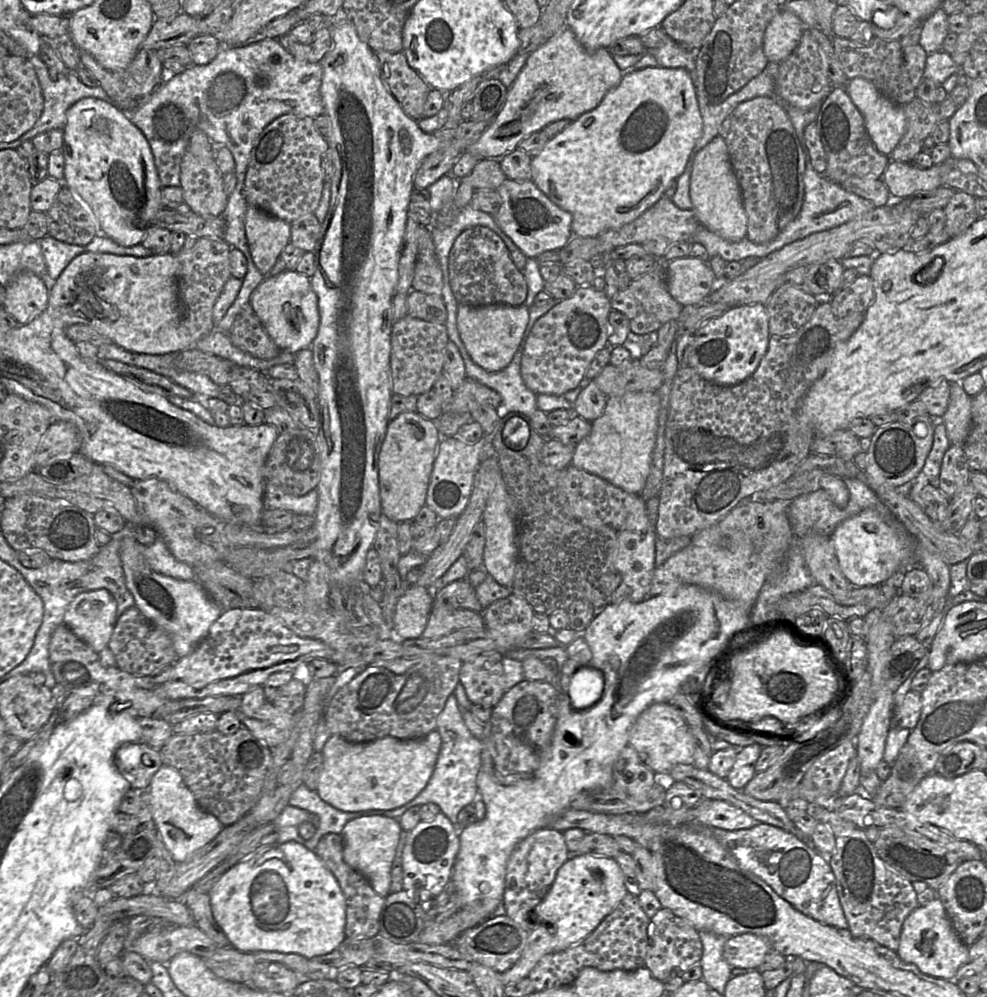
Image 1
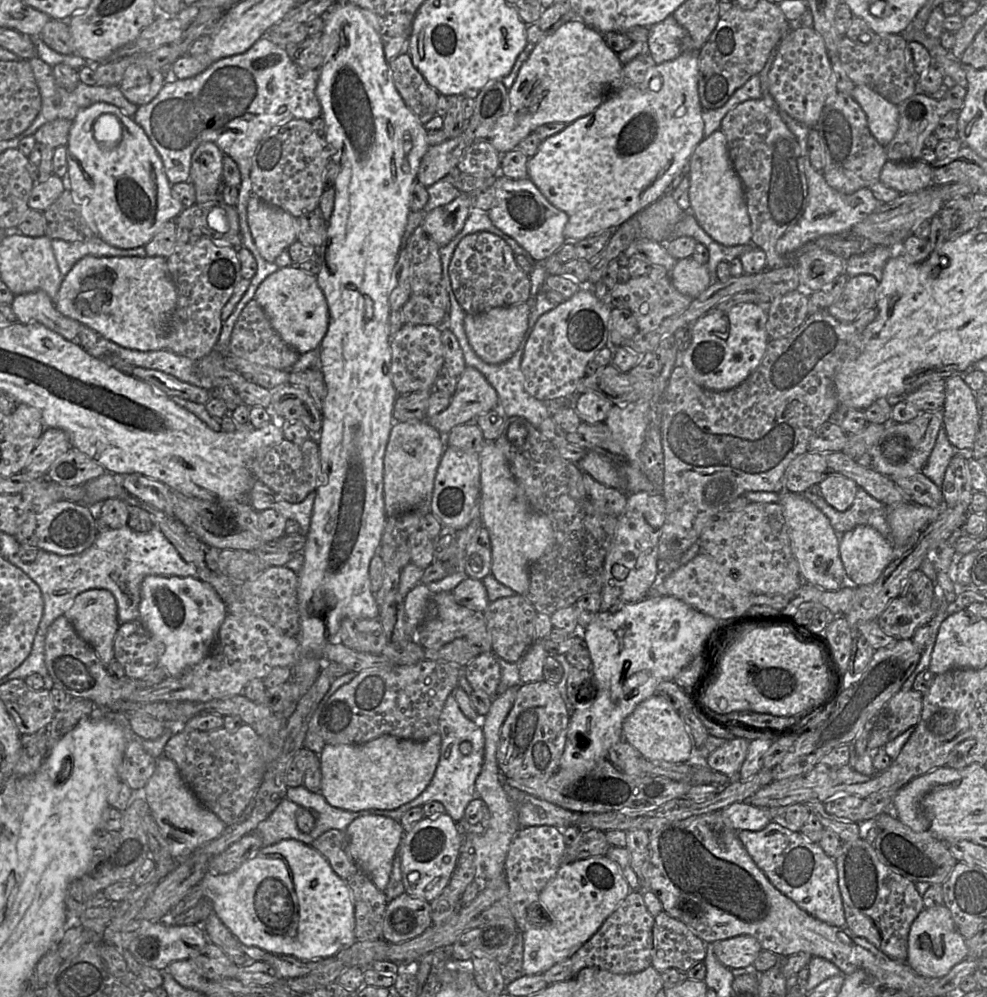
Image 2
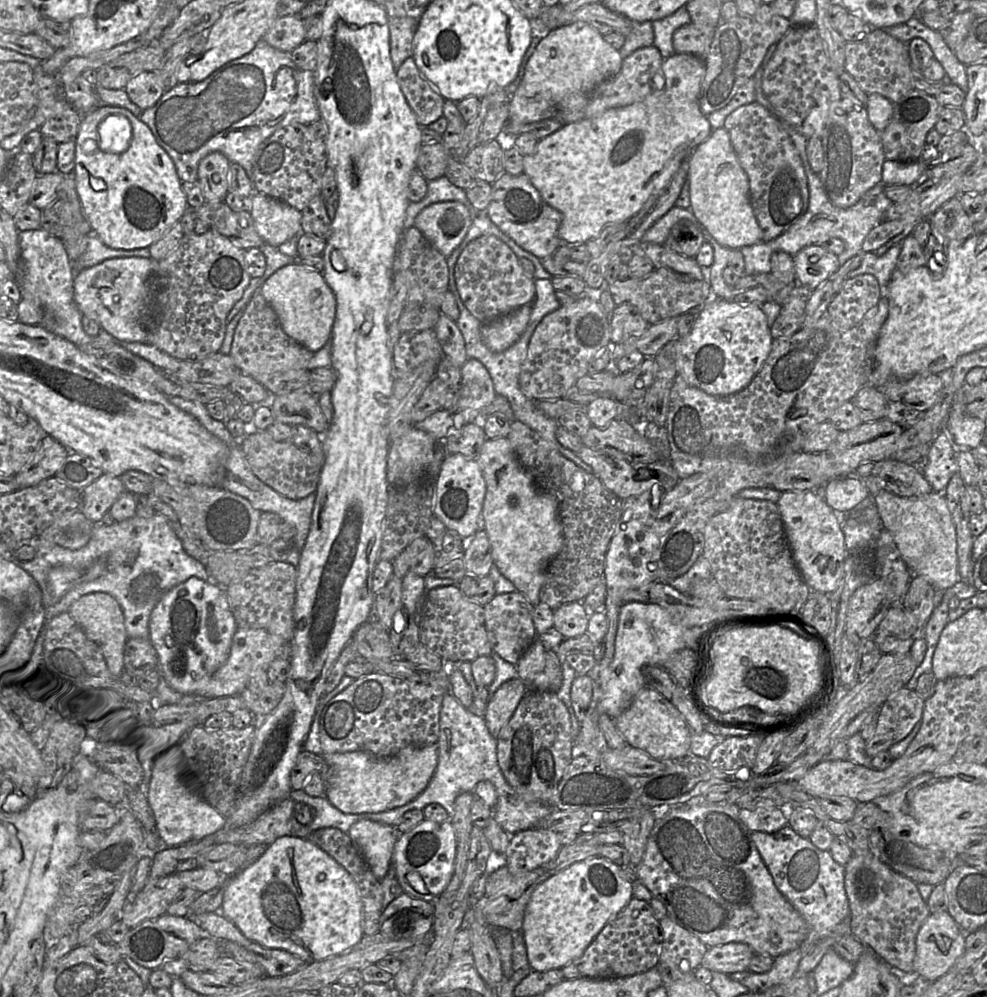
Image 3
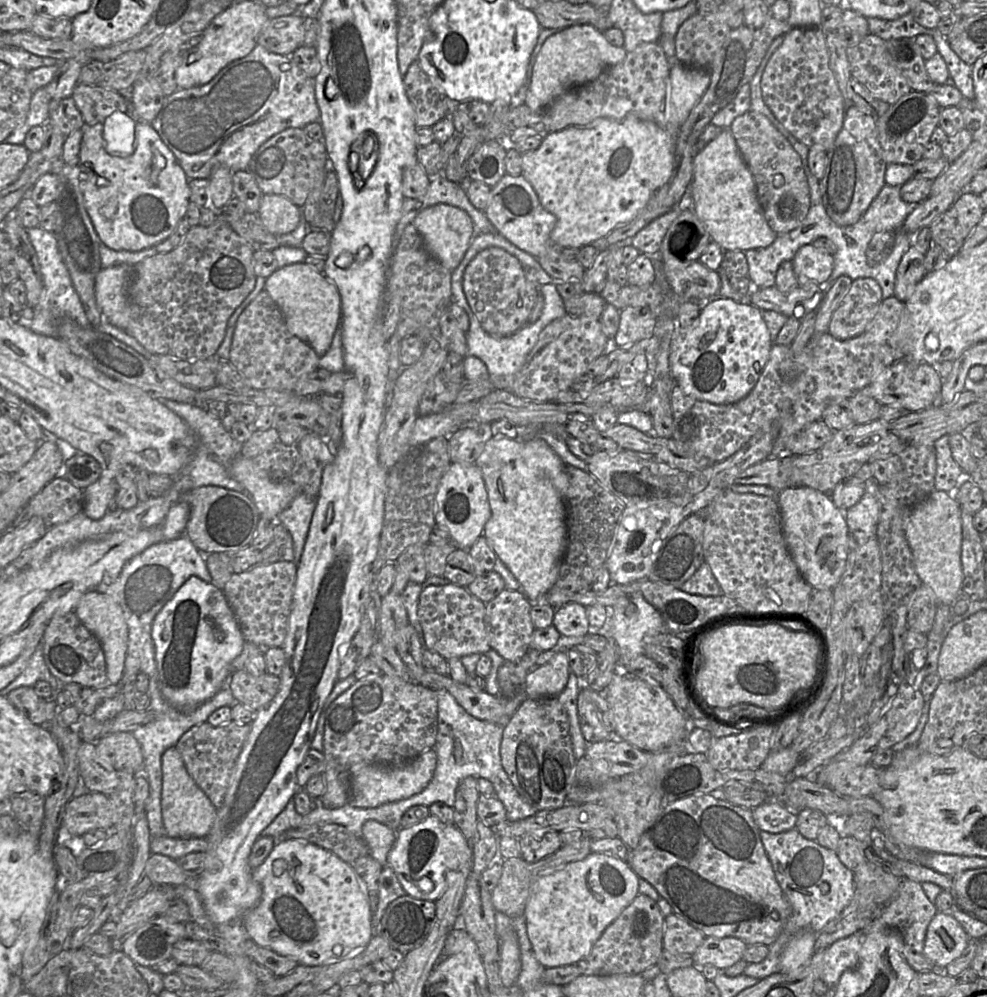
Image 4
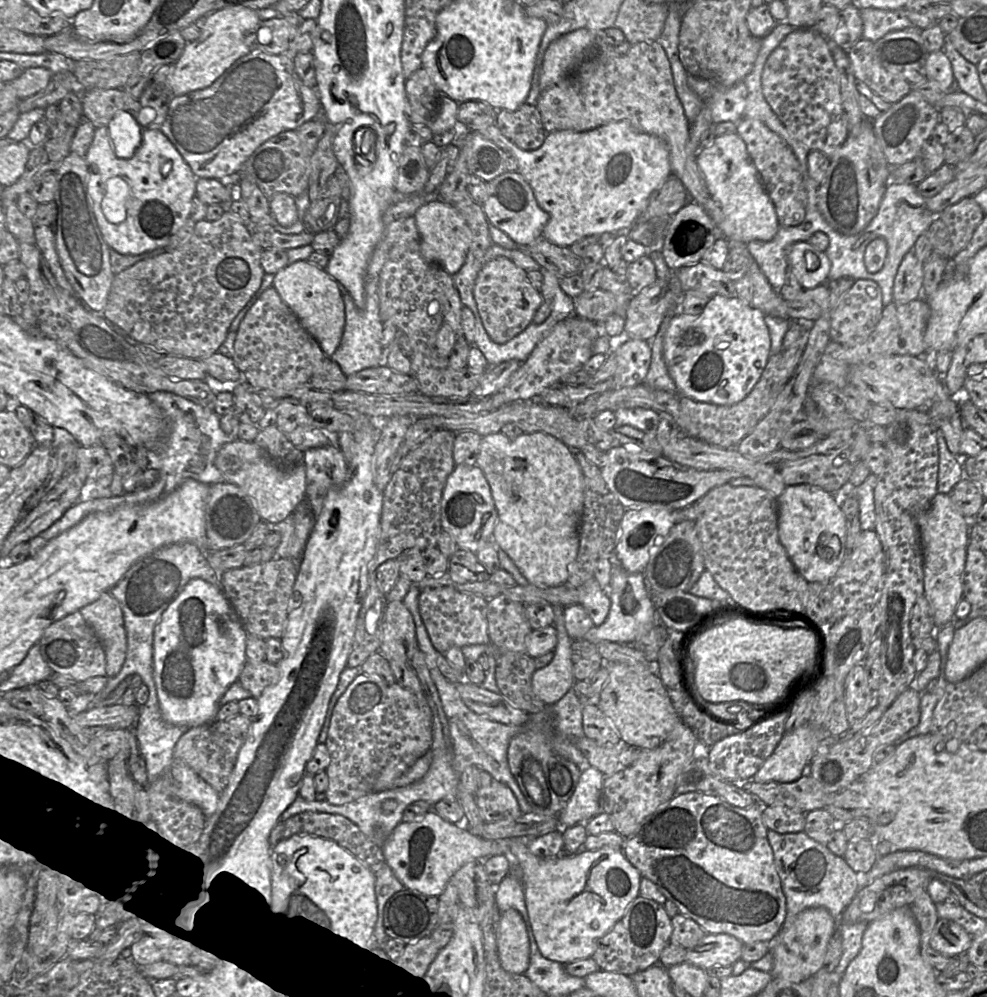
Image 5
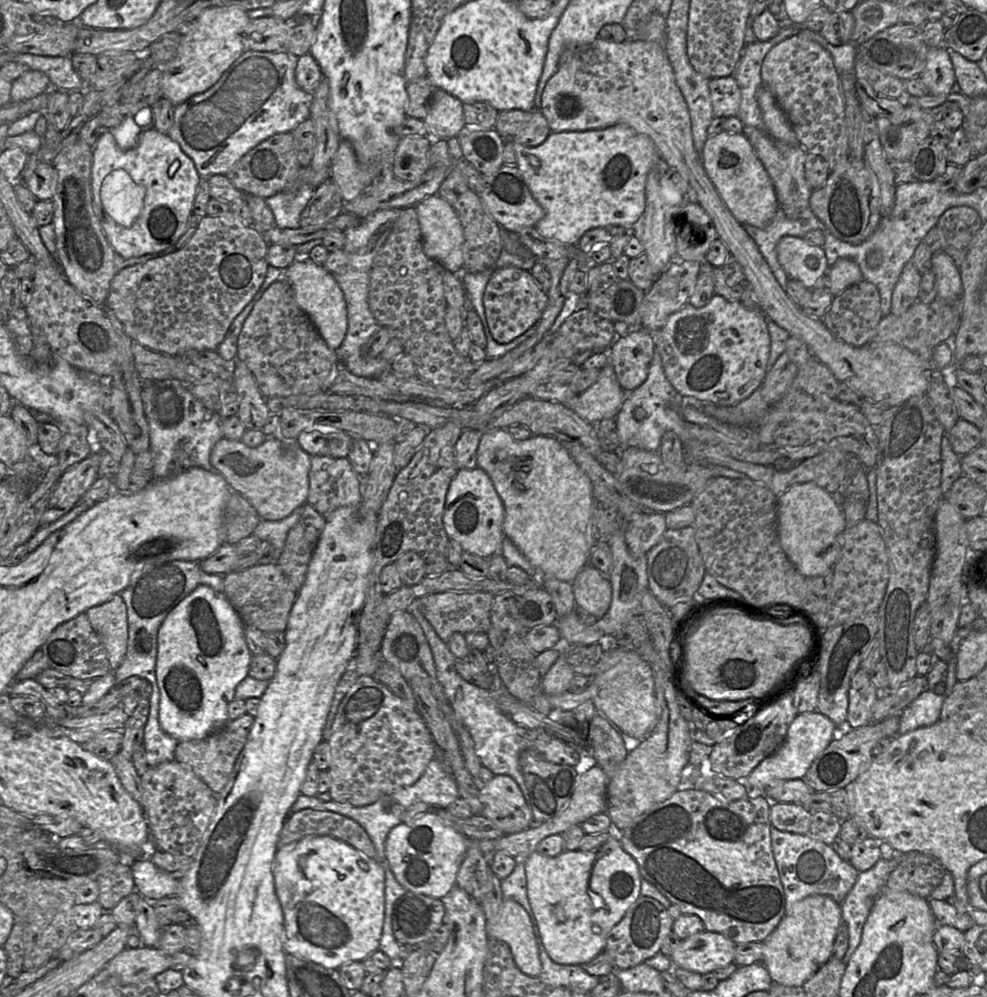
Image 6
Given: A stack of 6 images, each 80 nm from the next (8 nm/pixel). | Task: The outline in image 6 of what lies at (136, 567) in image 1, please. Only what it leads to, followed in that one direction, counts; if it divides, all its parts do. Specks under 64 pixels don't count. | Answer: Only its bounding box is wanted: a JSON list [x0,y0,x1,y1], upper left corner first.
[156,586,251,741]

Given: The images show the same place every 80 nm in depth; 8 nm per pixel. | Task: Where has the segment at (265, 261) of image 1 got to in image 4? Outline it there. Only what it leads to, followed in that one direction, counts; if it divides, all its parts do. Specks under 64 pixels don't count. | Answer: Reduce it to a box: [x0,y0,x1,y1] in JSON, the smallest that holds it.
[257,195,301,236]

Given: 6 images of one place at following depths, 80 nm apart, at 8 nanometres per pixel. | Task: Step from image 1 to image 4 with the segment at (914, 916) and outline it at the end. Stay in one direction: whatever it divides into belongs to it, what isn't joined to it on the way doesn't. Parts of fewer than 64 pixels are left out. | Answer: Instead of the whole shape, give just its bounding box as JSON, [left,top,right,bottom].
[924,912,970,970]

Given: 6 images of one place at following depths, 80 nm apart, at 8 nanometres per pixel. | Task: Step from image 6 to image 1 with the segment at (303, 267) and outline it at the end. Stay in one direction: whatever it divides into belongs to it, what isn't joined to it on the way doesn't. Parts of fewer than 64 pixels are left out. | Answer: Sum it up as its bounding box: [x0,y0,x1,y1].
[250,270,320,354]

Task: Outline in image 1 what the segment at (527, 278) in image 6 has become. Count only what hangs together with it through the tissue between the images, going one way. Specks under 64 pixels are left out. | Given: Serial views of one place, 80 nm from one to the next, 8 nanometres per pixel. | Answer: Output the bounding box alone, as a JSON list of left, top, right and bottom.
[449,226,528,307]

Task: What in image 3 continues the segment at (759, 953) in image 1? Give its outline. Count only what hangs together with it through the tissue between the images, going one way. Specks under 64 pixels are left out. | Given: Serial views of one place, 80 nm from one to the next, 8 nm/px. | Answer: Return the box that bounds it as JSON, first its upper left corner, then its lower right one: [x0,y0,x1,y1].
[701,942,755,975]

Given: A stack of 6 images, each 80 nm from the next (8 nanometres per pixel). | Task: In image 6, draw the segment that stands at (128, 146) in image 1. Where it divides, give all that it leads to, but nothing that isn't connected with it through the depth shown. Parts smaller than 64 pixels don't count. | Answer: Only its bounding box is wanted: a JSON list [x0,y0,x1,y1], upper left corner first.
[91,128,202,258]

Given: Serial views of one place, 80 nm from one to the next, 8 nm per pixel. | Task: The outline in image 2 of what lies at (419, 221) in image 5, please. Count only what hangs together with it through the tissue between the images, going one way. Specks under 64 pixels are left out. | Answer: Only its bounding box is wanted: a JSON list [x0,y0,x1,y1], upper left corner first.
[421,193,471,248]

